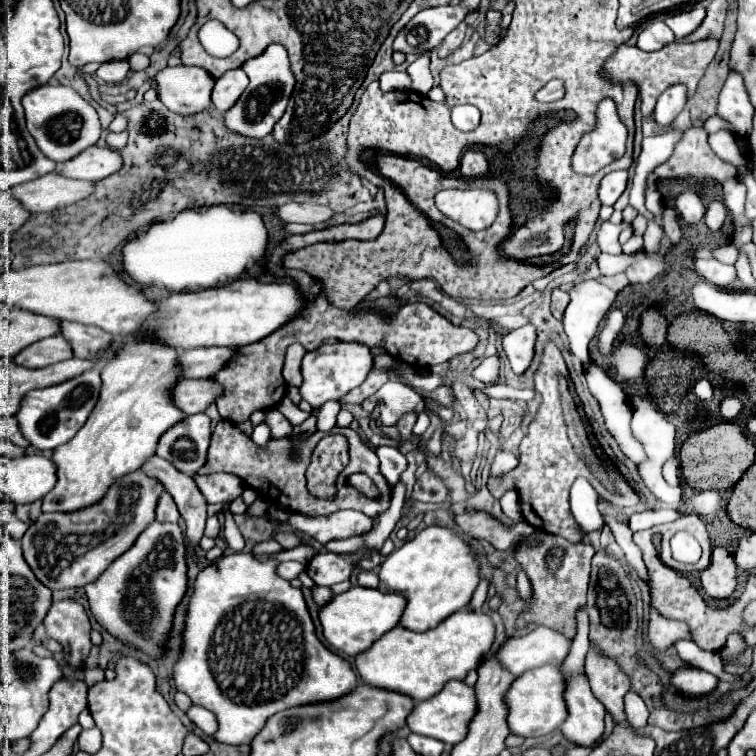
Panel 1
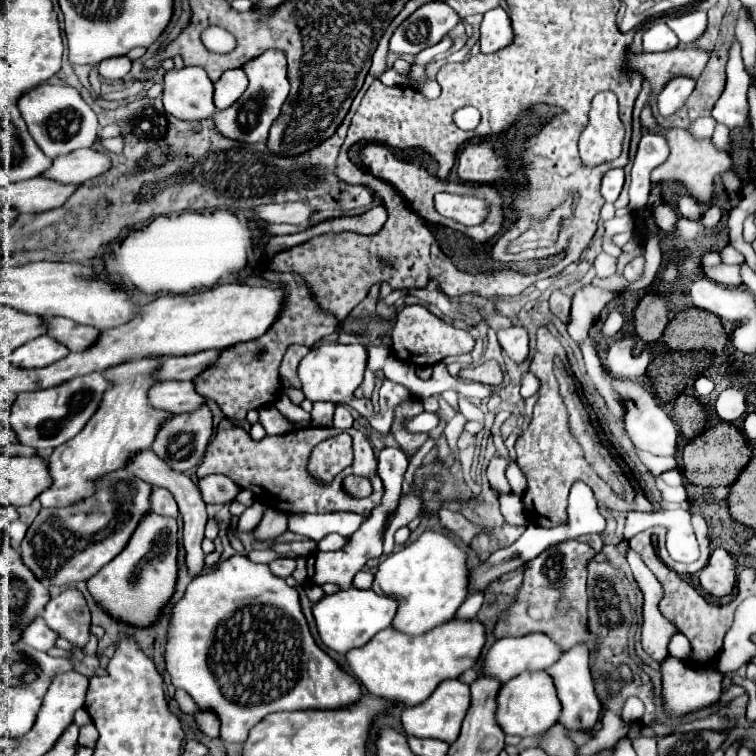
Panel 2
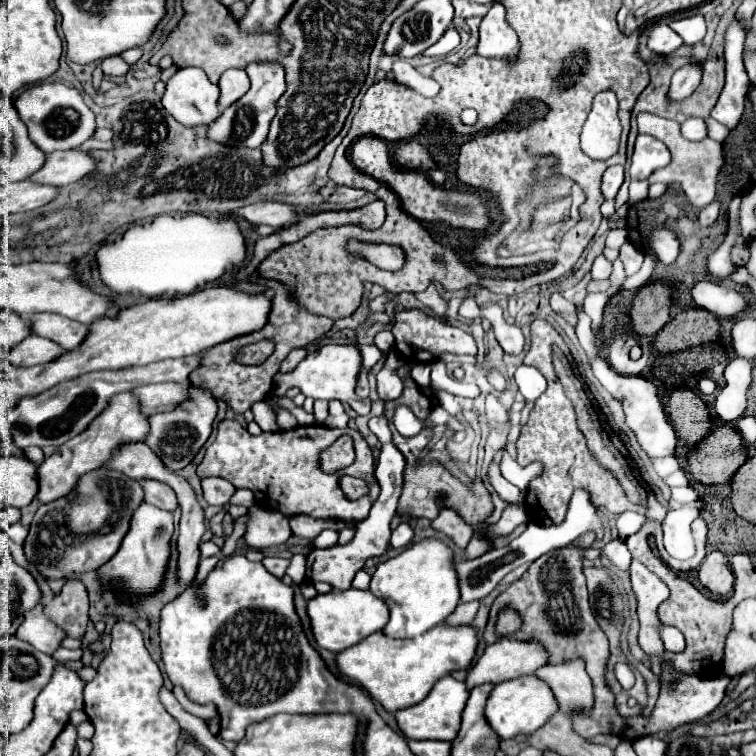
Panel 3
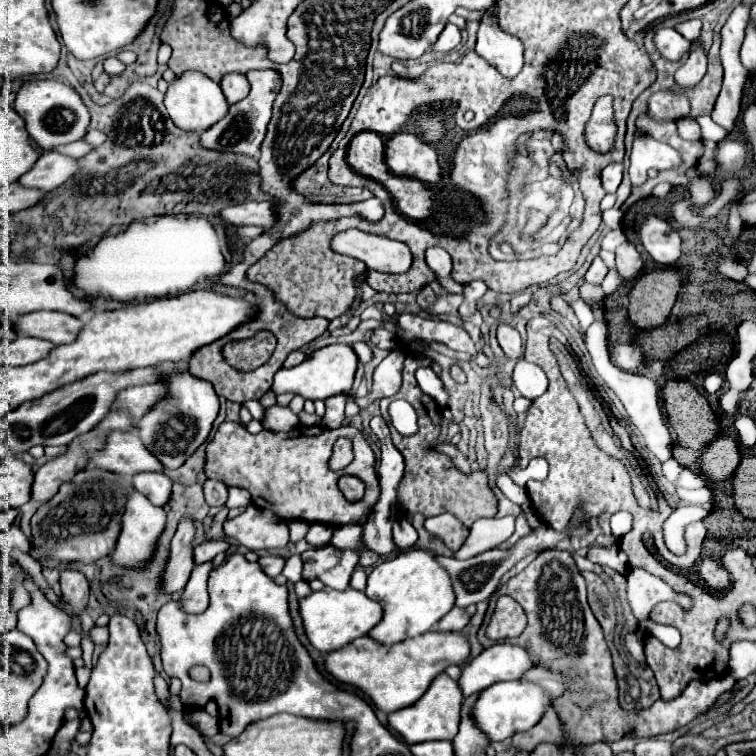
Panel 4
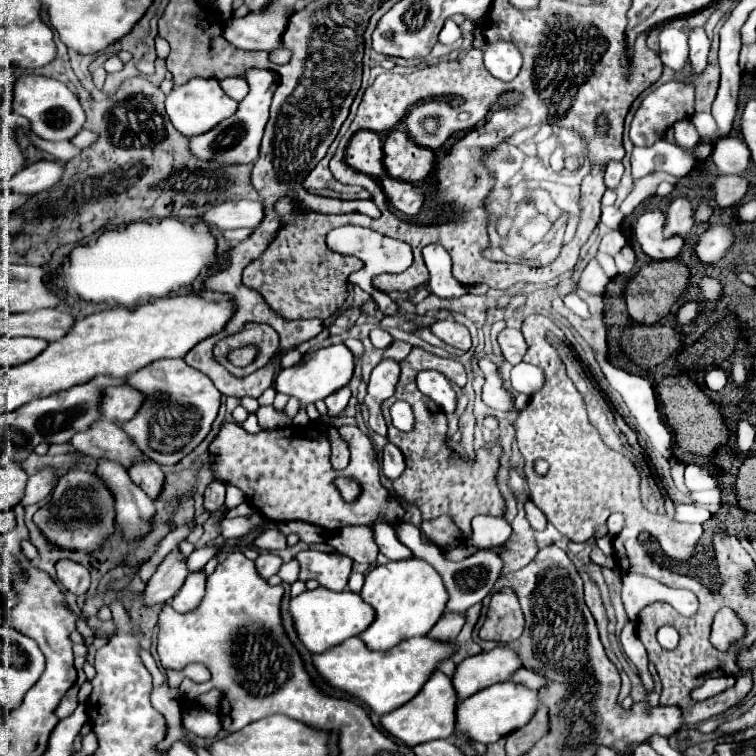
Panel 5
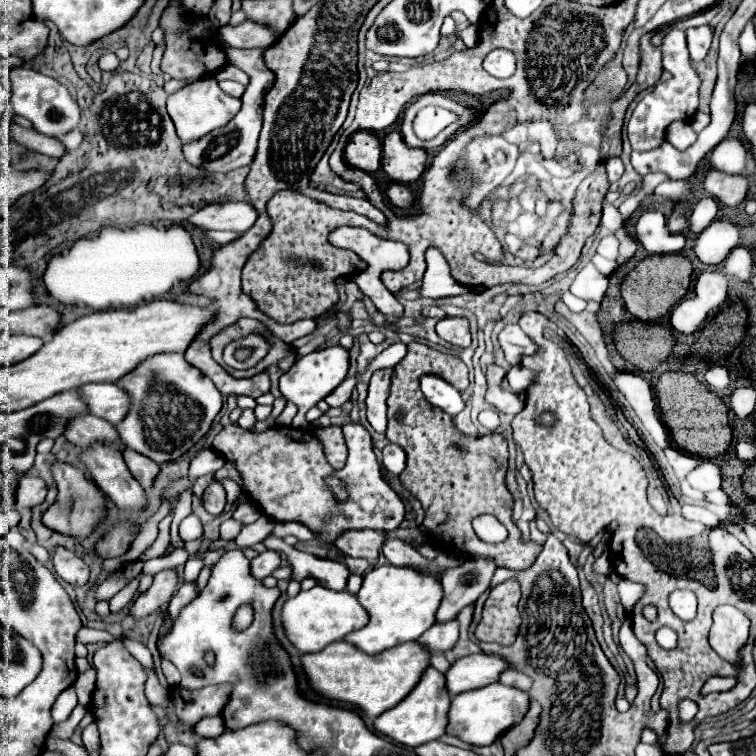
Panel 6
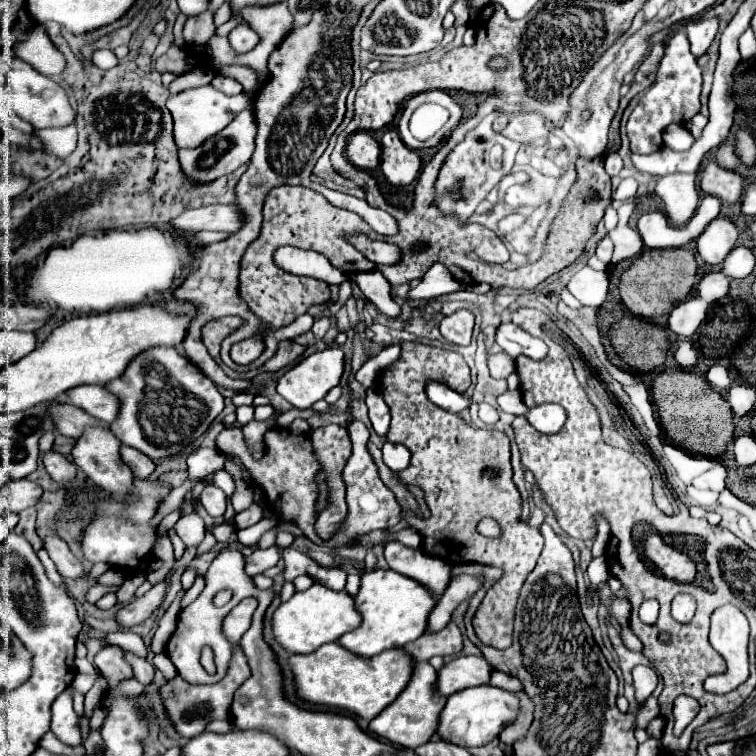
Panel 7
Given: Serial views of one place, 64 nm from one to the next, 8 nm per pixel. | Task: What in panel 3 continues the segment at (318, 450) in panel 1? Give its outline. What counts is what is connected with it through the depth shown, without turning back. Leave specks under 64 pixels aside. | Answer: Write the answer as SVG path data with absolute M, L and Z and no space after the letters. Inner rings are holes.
M340 436L330 448L324 450L322 458L320 458L320 468L328 474L334 474L346 466L350 466L354 462L354 446L352 446L352 438L348 436Z

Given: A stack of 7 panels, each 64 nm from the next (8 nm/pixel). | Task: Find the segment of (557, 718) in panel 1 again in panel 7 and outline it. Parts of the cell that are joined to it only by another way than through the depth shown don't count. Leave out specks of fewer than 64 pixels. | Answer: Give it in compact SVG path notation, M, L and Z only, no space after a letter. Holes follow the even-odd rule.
M488 684L466 688L466 690L452 694L446 700L446 704L440 712L440 718L438 718L436 734L442 740L452 742L456 746L464 746L464 748L484 746L490 740L498 738L498 734L508 724L512 724L512 720L518 714L518 708L520 706L518 706L518 698L516 698L514 692L506 692L502 688L494 688L494 686L488 686Z

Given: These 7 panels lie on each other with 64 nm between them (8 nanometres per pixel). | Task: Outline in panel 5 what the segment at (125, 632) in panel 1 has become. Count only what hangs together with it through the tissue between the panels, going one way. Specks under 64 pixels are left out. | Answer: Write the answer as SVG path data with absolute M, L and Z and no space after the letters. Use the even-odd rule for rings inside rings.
M96 460L96 476L100 476L114 494L116 520L124 528L124 534L130 538L146 534L156 512L146 492L130 480L128 472L124 472L120 464L108 464L108 460Z

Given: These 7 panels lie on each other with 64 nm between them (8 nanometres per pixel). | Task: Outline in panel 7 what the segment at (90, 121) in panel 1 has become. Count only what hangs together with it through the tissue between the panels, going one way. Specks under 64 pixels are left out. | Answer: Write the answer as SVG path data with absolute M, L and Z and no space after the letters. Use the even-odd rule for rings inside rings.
M20 58L18 60L6 60L6 76L8 76L10 88L12 88L12 108L22 120L30 122L36 130L60 128L60 126L72 124L74 110L70 108L68 96L52 78L40 76L30 64L26 64Z

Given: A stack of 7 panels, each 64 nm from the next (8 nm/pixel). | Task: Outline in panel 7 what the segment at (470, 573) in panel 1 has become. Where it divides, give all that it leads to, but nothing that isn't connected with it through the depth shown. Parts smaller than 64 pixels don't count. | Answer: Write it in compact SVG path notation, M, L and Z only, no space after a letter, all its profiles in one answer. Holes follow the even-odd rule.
M372 570L362 574L360 592L354 598L356 610L362 616L362 622L356 630L340 636L336 640L342 648L356 656L376 656L390 648L402 648L408 642L420 638L426 630L428 614L432 612L432 596L422 584L416 584L412 578L406 578L392 570Z

